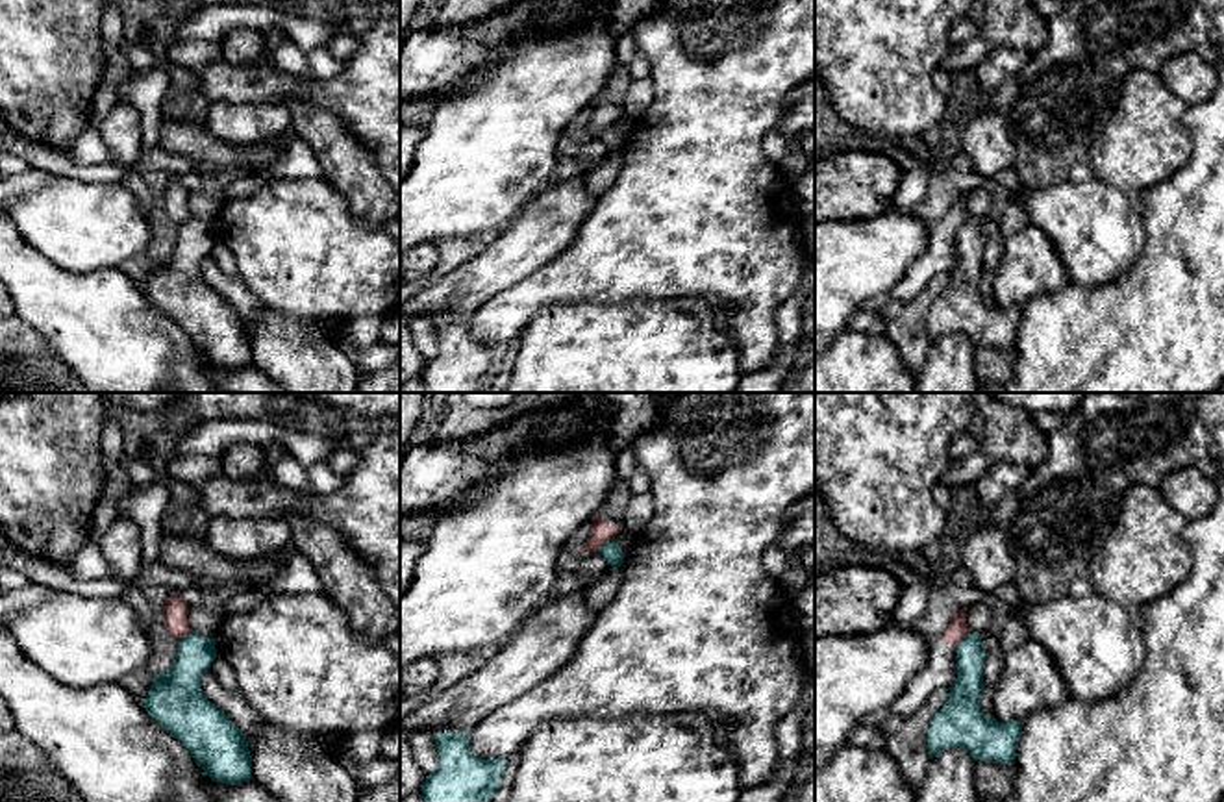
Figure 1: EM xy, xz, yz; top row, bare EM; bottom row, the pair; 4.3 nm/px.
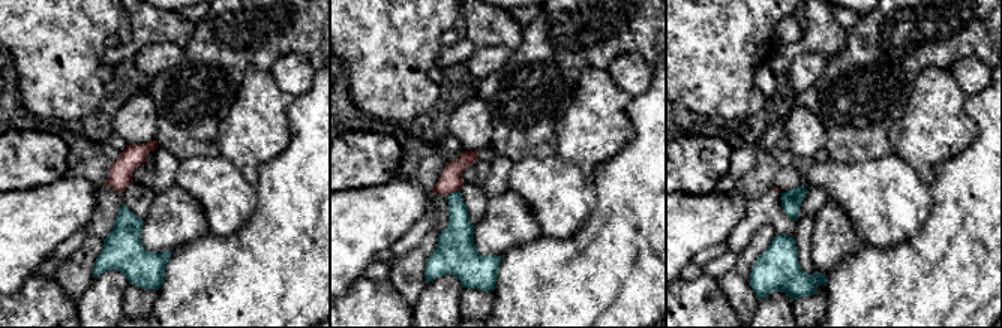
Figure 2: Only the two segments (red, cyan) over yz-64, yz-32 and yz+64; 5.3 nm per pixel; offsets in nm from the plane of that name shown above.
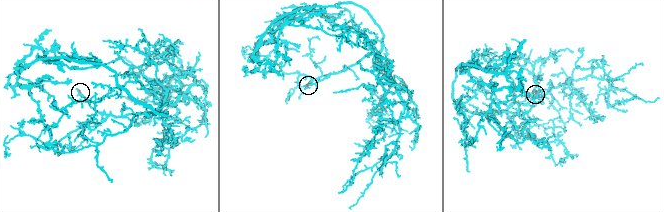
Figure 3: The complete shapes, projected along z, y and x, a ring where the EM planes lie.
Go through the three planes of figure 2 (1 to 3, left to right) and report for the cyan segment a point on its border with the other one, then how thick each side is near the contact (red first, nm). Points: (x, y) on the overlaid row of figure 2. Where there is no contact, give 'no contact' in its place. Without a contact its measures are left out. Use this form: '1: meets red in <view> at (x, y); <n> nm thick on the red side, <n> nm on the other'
1: no contact
2: meets red in yz-32 at (453, 190); 130 nm thick on the red side, 170 nm on the other
3: no contact

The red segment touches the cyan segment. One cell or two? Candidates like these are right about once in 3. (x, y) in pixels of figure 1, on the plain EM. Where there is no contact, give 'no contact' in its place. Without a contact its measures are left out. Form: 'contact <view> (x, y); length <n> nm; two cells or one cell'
contact yz (963, 223); length 120 nm; two cells

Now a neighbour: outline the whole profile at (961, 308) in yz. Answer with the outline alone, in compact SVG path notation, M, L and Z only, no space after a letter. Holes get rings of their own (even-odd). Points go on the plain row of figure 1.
M978 217L968 219L955 233L957 265L948 285L928 313L930 341L948 333L967 335L974 346L1015 350L1024 307L998 307L983 300L985 232Z

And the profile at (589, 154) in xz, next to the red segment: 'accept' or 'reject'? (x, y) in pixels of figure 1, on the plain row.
reject

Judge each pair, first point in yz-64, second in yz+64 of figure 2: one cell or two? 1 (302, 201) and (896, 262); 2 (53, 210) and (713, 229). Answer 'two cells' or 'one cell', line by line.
1: one cell
2: one cell

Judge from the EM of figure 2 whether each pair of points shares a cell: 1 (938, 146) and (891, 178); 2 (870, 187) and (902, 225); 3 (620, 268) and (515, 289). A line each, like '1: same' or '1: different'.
1: different
2: same
3: same

